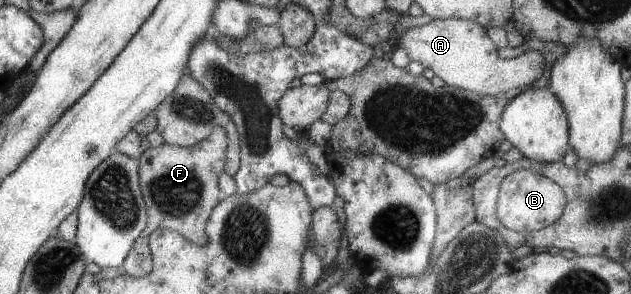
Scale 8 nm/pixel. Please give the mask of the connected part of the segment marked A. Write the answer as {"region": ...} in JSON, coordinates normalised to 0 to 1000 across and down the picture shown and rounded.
{"region":[[[685,65],[677,82],[650,92],[631,122],[626,153],[639,160],[650,207],[662,211],[670,231],[681,231],[705,289],[767,327],[797,316],[816,296],[837,299],[856,265],[864,231],[864,204],[853,173],[830,173],[810,201],[789,197],[788,156],[773,129],[772,105],[759,82],[739,65]]]}

